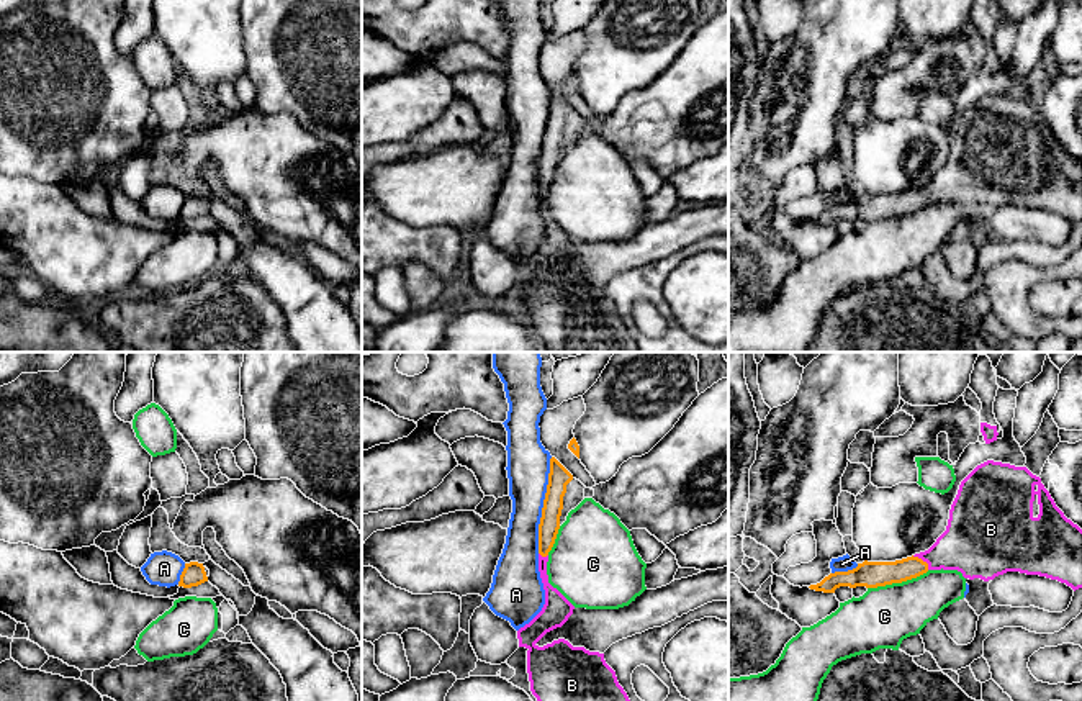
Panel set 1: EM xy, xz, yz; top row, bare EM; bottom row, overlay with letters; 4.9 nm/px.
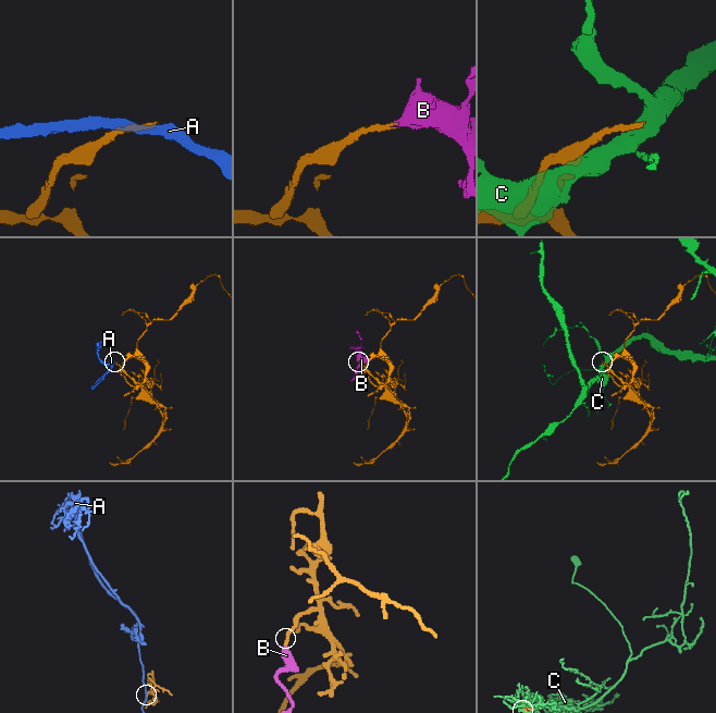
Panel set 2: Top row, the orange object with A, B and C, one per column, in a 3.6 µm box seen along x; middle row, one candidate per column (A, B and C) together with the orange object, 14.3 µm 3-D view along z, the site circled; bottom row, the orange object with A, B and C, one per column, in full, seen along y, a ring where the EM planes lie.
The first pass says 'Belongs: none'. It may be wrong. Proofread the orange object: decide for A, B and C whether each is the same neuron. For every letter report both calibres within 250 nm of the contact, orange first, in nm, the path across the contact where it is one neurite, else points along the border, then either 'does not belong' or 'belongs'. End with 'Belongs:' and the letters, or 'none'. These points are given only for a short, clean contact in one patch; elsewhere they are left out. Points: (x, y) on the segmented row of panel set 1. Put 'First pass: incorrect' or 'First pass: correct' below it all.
A: 110 nm thick on the orange side, 200 nm on the other; border along xz (552, 457), (539, 524), (537, 552); does not belong
B: 130 nm thick on the orange side, 280 nm on the other; runs through yz (873, 574), (904, 570), (922, 560), (935, 559), (969, 544); belongs
C: 130 nm thick on the orange side, 300 nm on the other; border along yz (928, 570), (901, 582), (868, 588); does not belong
Belongs: B
First pass: incorrect

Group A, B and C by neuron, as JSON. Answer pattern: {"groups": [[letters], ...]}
{"groups": [["A"], ["B"], ["C"]]}

